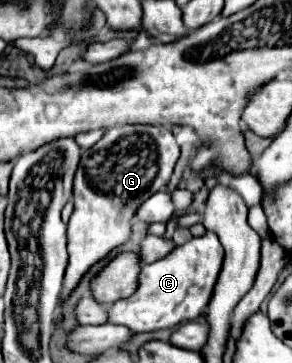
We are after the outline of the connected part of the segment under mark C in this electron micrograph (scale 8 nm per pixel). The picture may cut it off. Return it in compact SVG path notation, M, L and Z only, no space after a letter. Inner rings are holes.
M205 232L205 236L193 238L187 244L177 246L163 260L143 266L137 292L109 306L109 322L125 324L133 332L153 332L199 318L211 300L221 264L223 248L213 232Z

